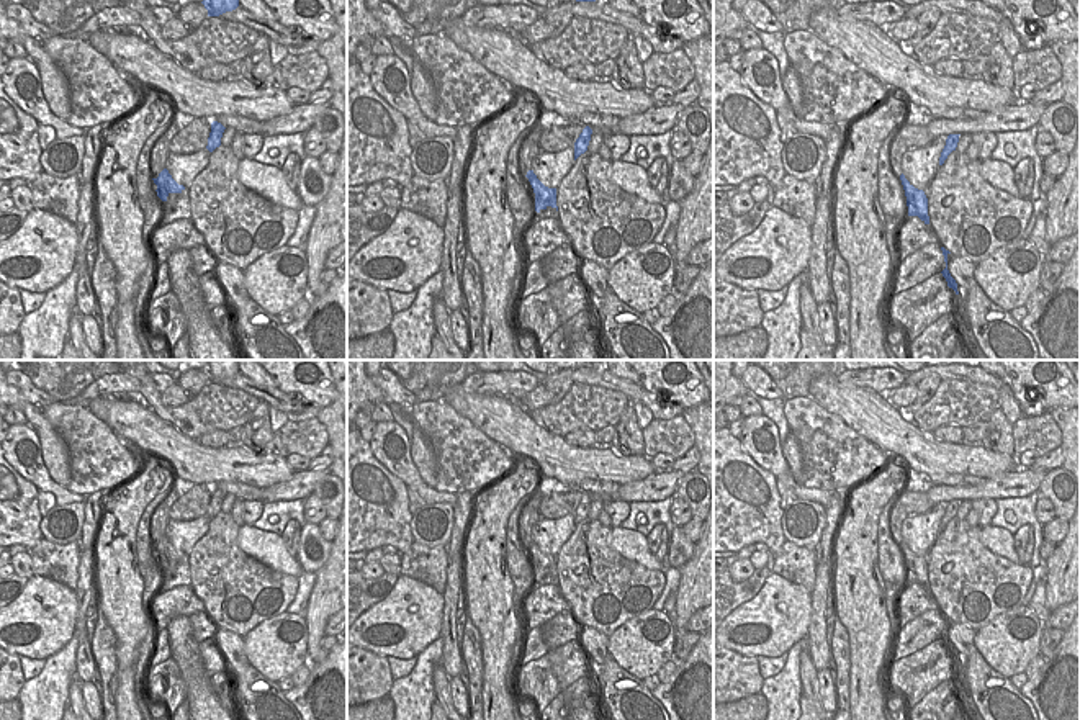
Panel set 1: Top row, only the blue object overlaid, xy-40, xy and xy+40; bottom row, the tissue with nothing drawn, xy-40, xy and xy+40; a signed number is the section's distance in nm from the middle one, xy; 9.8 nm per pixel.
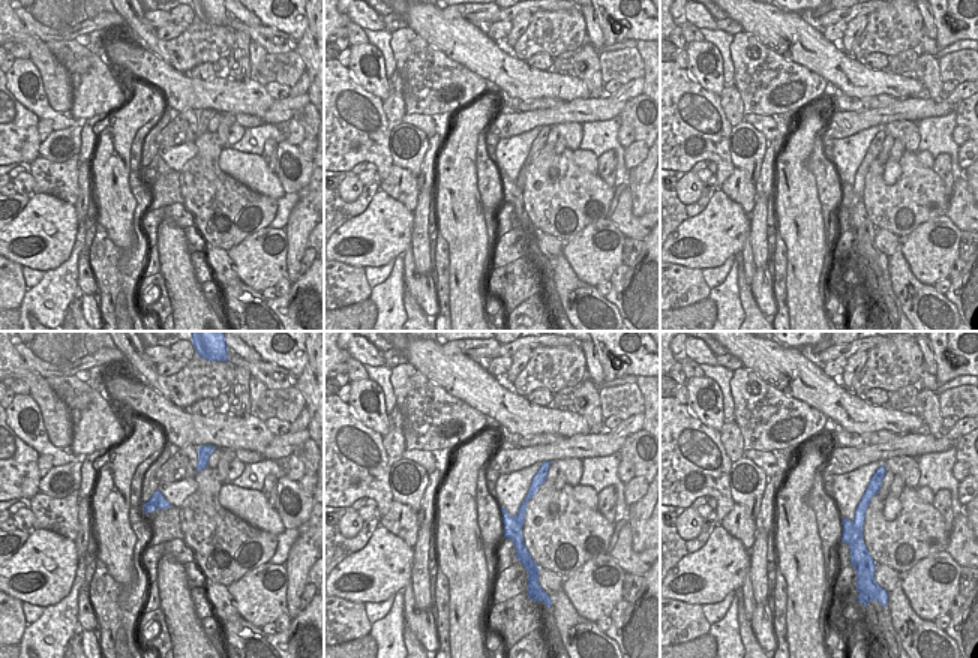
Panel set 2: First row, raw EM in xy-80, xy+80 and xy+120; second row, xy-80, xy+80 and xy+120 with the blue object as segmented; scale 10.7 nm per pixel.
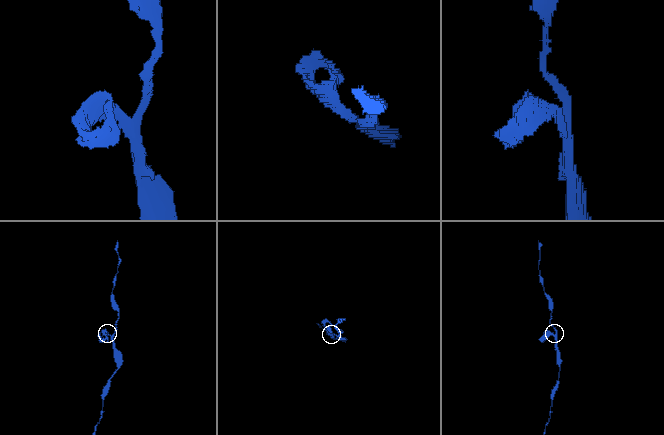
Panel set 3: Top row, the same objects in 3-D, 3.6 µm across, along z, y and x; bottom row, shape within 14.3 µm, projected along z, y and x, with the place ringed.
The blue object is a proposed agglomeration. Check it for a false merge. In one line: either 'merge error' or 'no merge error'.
merge error

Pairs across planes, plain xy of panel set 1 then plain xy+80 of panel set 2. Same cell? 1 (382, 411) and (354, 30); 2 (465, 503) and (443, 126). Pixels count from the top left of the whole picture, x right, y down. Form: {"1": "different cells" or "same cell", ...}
{"1": "same cell", "2": "same cell"}

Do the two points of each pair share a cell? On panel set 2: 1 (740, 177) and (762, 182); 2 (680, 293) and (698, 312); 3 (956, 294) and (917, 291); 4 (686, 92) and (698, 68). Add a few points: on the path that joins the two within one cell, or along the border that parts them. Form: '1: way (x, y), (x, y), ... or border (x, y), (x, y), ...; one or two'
1: border (753, 183), (756, 195); two
2: border (707, 296), (675, 309); two
3: border (944, 296), (959, 315); two
4: border (686, 69), (702, 87), (719, 96); two

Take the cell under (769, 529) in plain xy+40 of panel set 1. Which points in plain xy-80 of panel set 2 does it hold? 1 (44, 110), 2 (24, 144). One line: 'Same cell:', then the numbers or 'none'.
Same cell: 2

